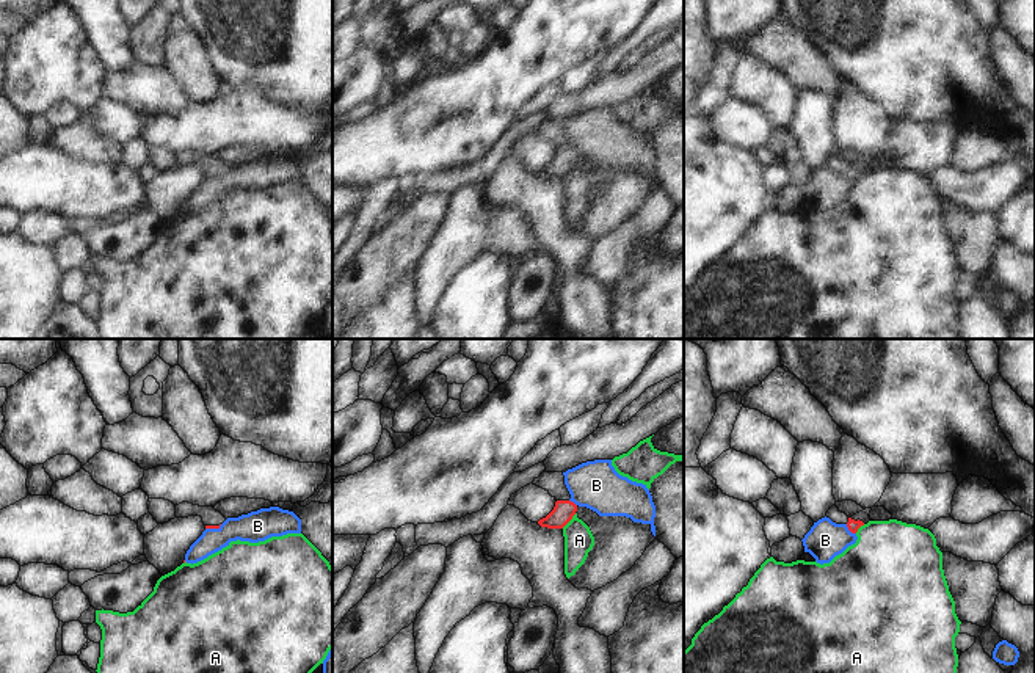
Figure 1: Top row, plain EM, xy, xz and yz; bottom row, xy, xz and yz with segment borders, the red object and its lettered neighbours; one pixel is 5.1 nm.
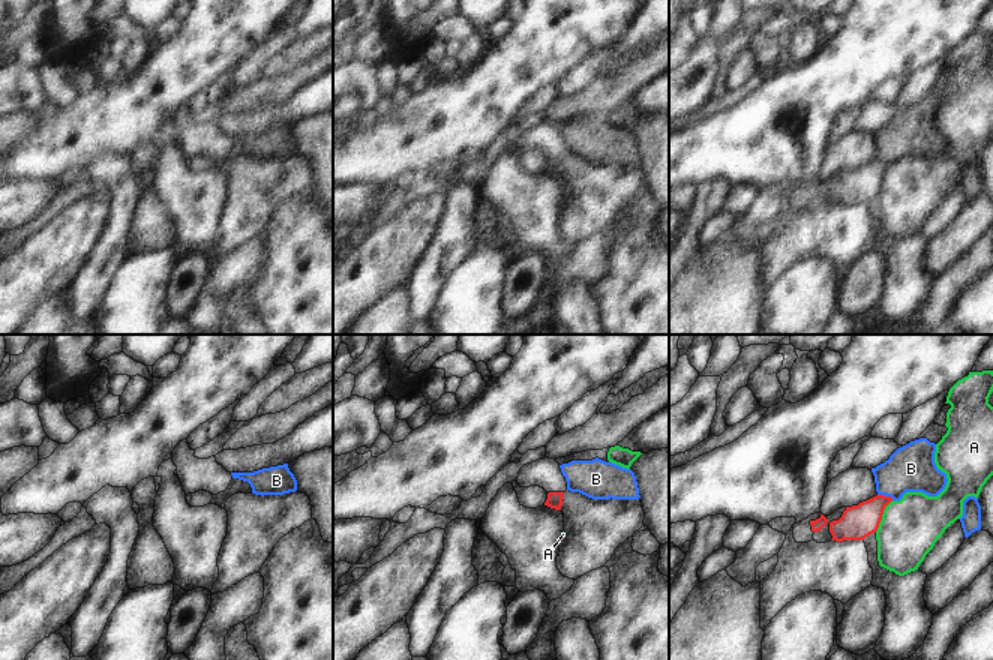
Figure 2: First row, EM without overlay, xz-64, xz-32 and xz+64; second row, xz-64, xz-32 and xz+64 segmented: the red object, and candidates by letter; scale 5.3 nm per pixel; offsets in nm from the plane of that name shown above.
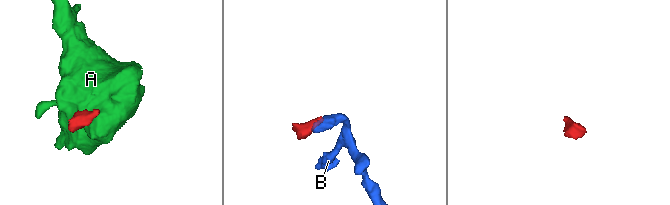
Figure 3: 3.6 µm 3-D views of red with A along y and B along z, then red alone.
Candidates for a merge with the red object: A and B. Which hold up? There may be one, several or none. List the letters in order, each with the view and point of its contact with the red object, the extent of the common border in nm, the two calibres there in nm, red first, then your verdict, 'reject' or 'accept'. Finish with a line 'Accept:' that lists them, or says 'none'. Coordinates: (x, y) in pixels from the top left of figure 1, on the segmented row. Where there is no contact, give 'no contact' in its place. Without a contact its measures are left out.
A: contact xz (568, 521); length 110 nm; calibres 110 and 150 nm; reject
B: contact yz (850, 531); length 80 nm; calibres 60 and 200 nm; reject
Accept: none

